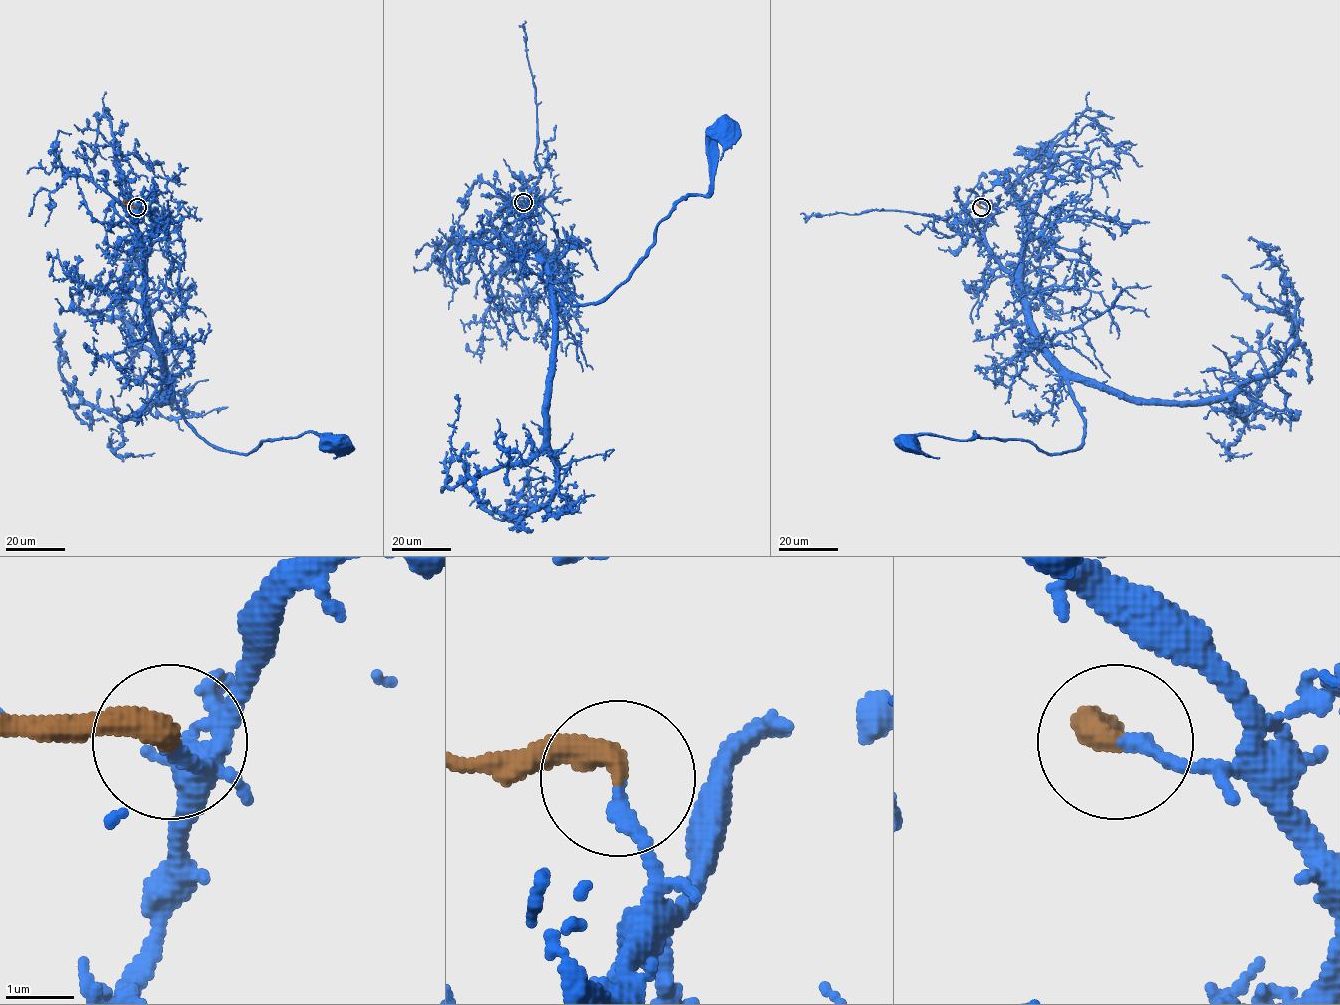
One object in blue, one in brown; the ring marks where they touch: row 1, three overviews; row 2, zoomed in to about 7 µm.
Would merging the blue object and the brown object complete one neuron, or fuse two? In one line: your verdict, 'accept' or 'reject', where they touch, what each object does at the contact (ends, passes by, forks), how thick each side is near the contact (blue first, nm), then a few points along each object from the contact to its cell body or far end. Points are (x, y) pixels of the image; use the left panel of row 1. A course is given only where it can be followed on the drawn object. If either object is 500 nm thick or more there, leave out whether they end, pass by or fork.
accept; at (137, 207); blue ends there; brown ends there; 200 nm thick on the blue side, 400 nm on the other; blue runs (136, 207), (149, 333), (186, 423), (209, 442), (239, 453), (262, 441), (303, 433), (340, 439); brown runs (136, 207), (124, 203)

